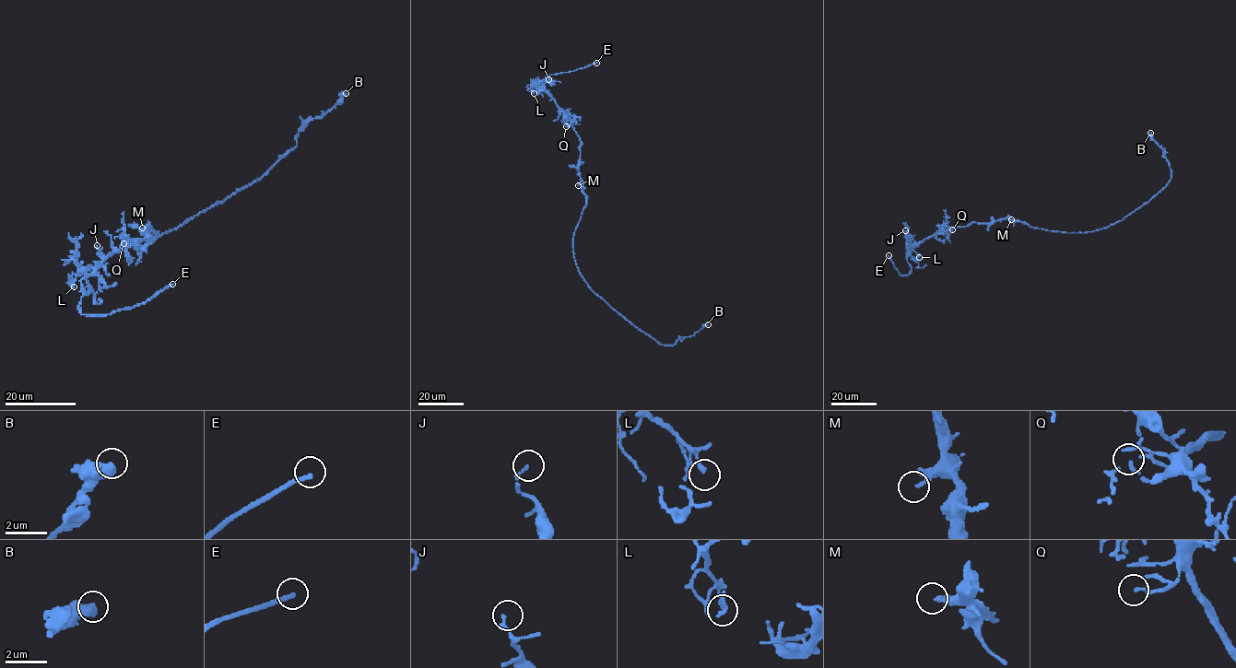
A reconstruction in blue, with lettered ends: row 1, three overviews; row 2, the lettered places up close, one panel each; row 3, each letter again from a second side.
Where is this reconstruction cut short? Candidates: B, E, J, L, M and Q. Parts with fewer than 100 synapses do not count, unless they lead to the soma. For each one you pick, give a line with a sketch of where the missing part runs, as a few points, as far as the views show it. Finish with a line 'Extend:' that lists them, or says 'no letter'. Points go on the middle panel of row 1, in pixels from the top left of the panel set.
E: (596, 63), (621, 58), (631, 52)
Extend: E

